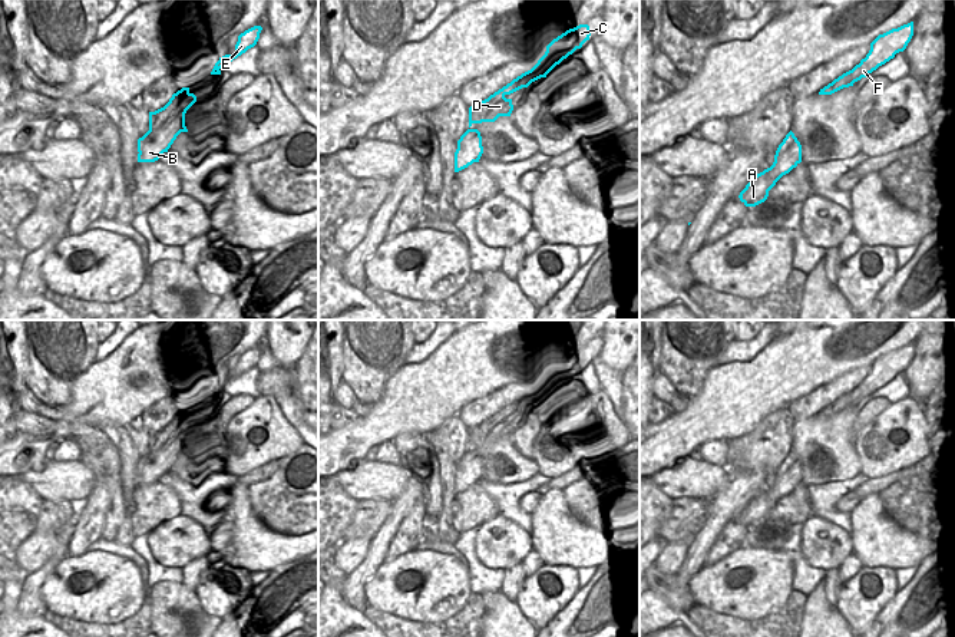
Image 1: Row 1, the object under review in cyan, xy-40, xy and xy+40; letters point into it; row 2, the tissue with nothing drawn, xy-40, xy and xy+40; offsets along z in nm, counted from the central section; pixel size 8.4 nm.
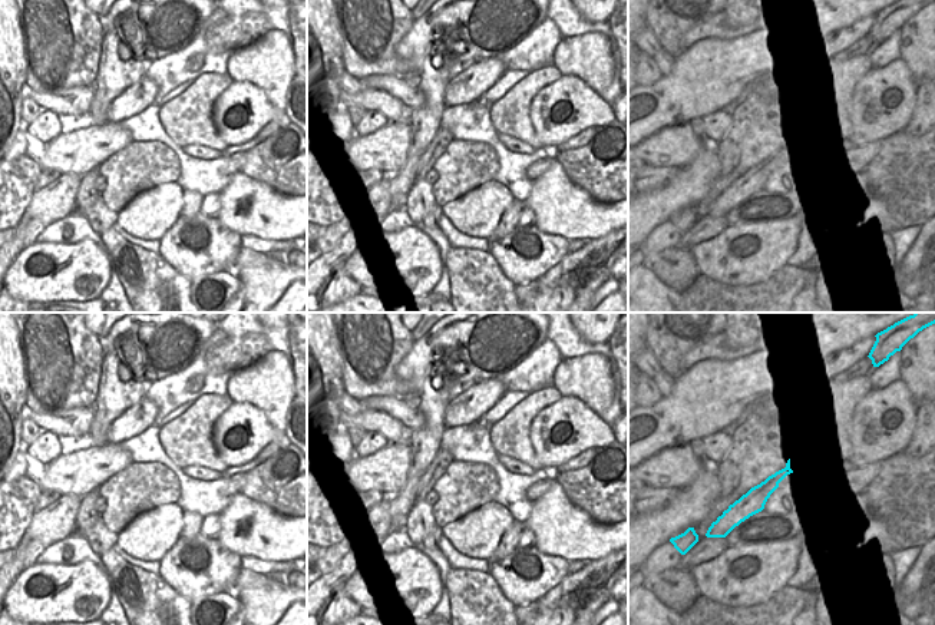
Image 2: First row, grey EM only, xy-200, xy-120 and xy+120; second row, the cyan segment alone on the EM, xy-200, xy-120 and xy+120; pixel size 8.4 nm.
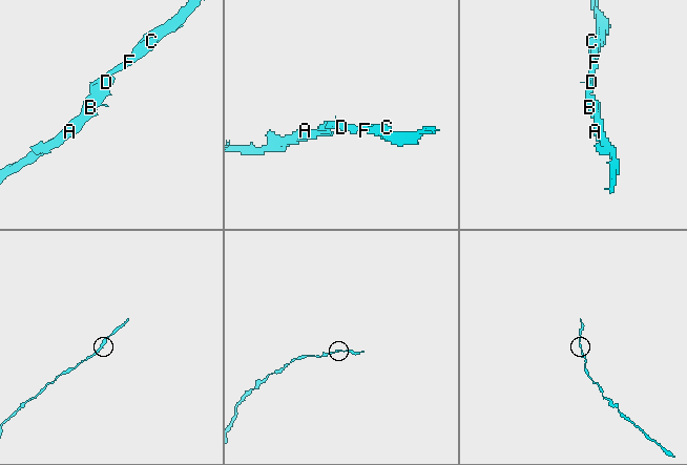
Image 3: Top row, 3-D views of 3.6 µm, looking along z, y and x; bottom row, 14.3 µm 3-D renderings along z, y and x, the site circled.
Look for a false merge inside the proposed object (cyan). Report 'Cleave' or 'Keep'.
Keep.

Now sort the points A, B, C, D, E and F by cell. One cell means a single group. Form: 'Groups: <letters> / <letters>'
Groups: A B C D E F.

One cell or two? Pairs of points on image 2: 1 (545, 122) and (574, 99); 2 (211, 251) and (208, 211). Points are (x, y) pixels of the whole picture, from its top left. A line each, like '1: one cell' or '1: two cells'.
1: one cell
2: two cells

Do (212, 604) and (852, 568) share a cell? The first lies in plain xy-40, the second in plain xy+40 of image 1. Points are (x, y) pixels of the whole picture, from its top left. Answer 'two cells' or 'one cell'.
two cells

